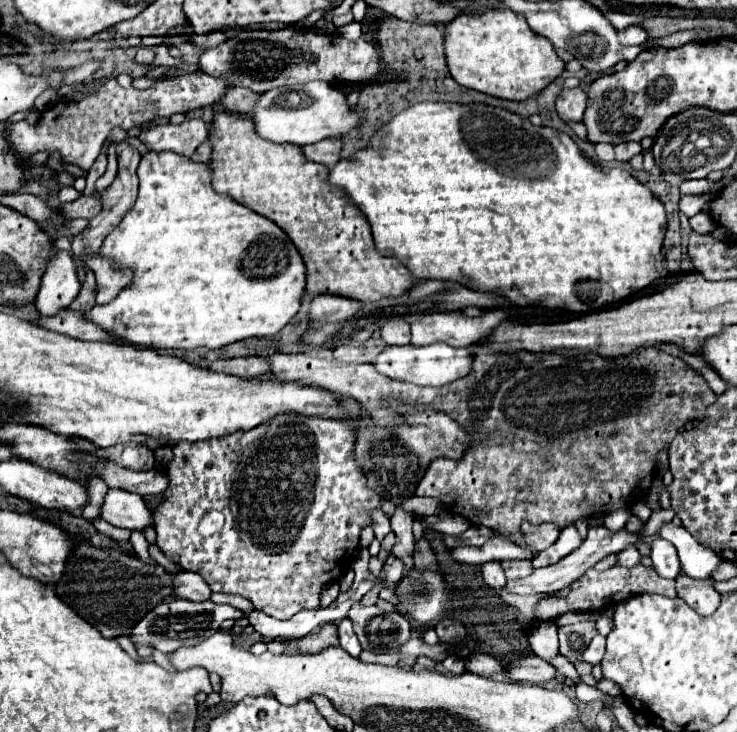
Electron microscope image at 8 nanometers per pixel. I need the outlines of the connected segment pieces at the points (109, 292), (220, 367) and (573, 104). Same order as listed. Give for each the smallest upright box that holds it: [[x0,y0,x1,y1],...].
[[88,255,124,303],[210,355,270,379],[556,87,588,121]]

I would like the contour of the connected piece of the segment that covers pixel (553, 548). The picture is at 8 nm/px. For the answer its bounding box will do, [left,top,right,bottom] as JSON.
[532,525,582,569]

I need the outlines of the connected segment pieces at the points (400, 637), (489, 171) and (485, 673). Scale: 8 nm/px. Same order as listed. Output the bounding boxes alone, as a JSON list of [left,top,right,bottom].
[[348,603,410,653],[328,101,666,311],[466,653,504,679]]

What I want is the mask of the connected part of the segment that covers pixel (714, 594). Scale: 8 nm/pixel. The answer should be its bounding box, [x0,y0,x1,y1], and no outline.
[676,575,720,615]

